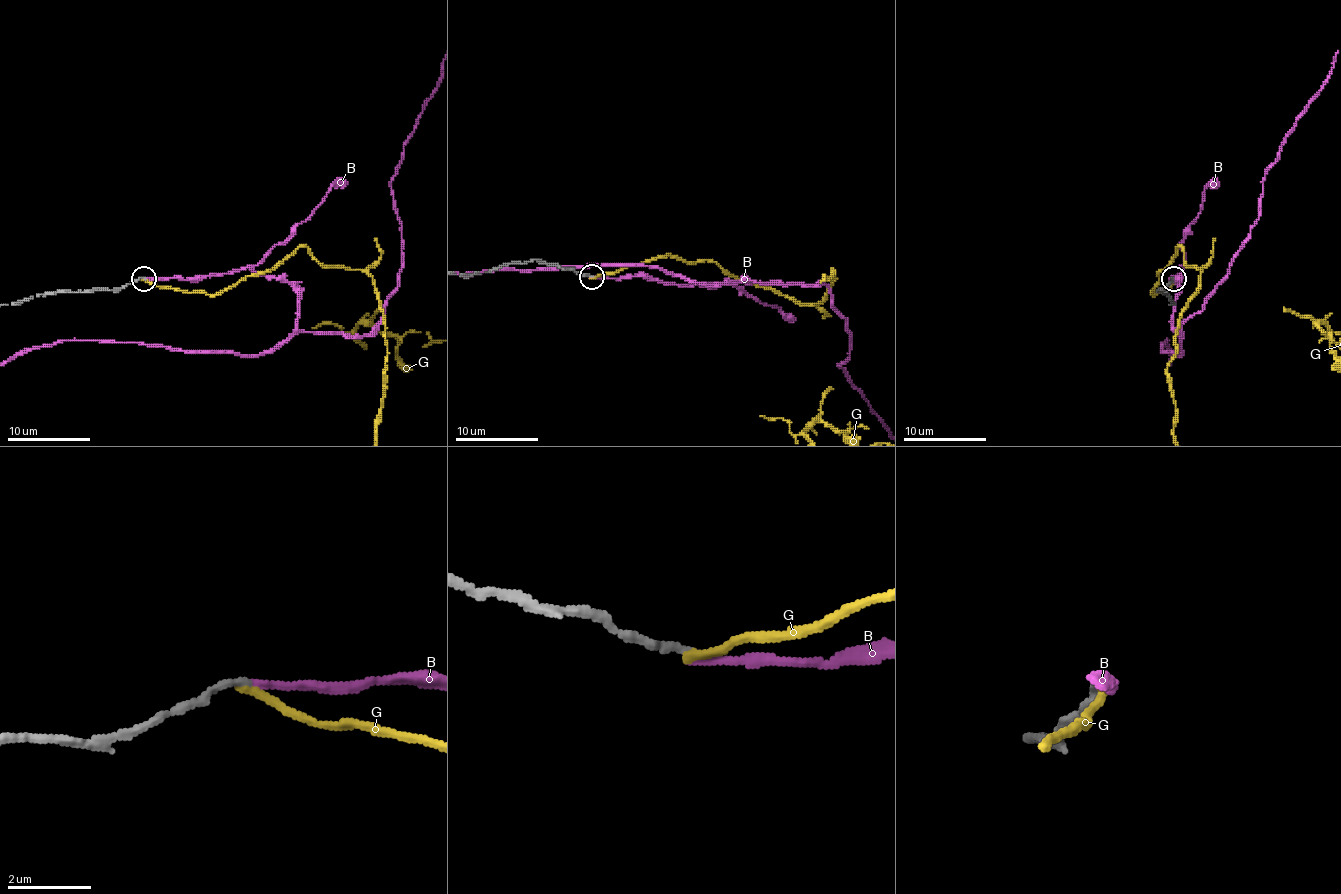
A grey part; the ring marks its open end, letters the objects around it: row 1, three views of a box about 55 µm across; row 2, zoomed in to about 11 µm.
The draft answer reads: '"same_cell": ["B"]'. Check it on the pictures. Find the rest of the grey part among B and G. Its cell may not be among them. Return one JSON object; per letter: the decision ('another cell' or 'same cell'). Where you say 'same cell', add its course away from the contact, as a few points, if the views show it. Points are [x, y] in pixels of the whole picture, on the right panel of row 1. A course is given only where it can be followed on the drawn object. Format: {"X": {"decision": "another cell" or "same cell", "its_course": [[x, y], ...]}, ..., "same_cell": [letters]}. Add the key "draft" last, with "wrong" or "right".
{"B": {"decision": "same cell"}, "G": {"decision": "another cell"}, "same_cell": ["B"], "draft": "right"}

